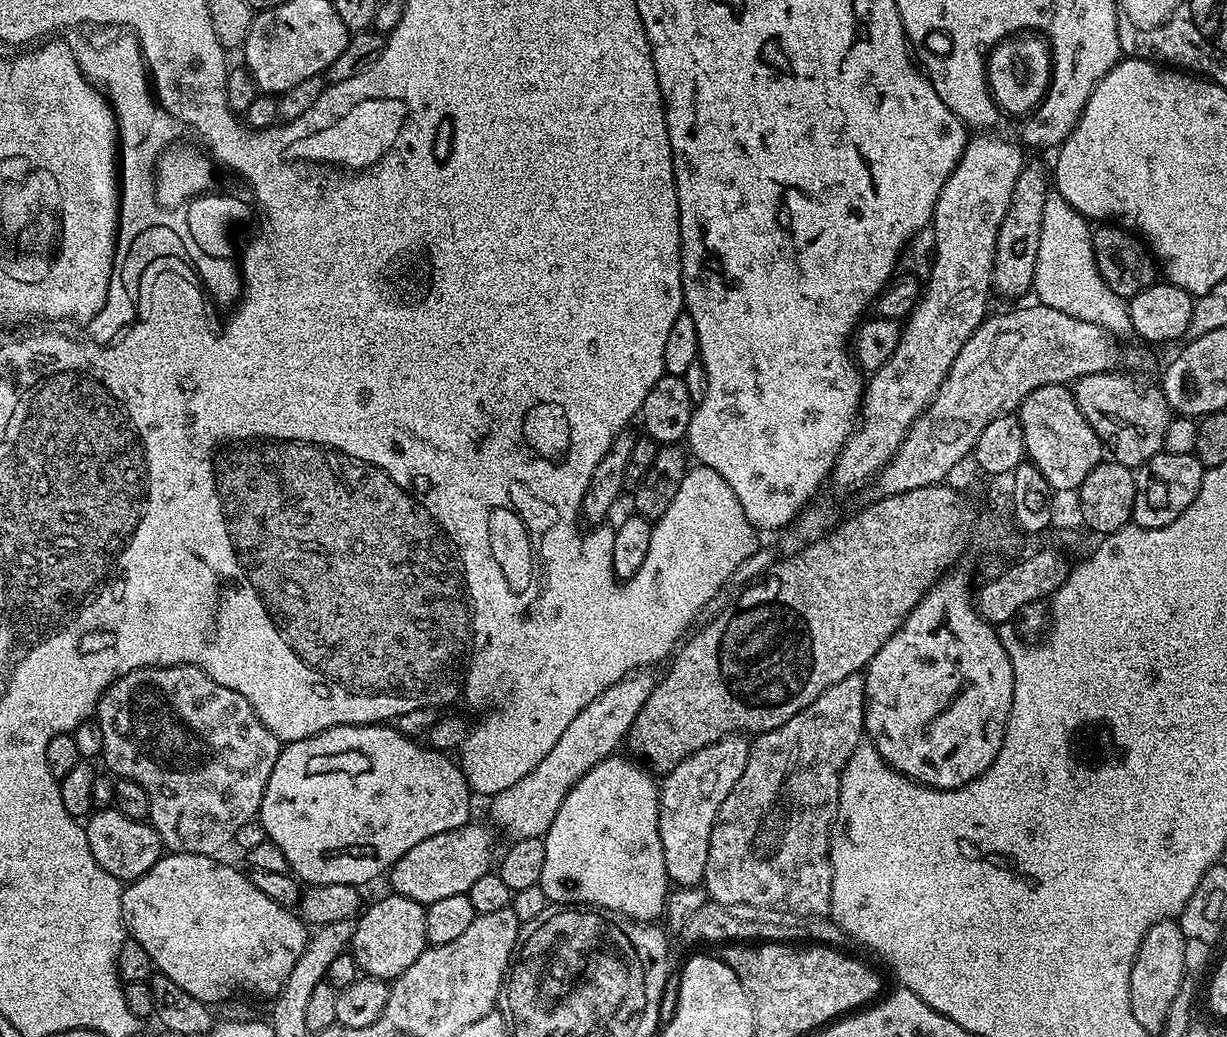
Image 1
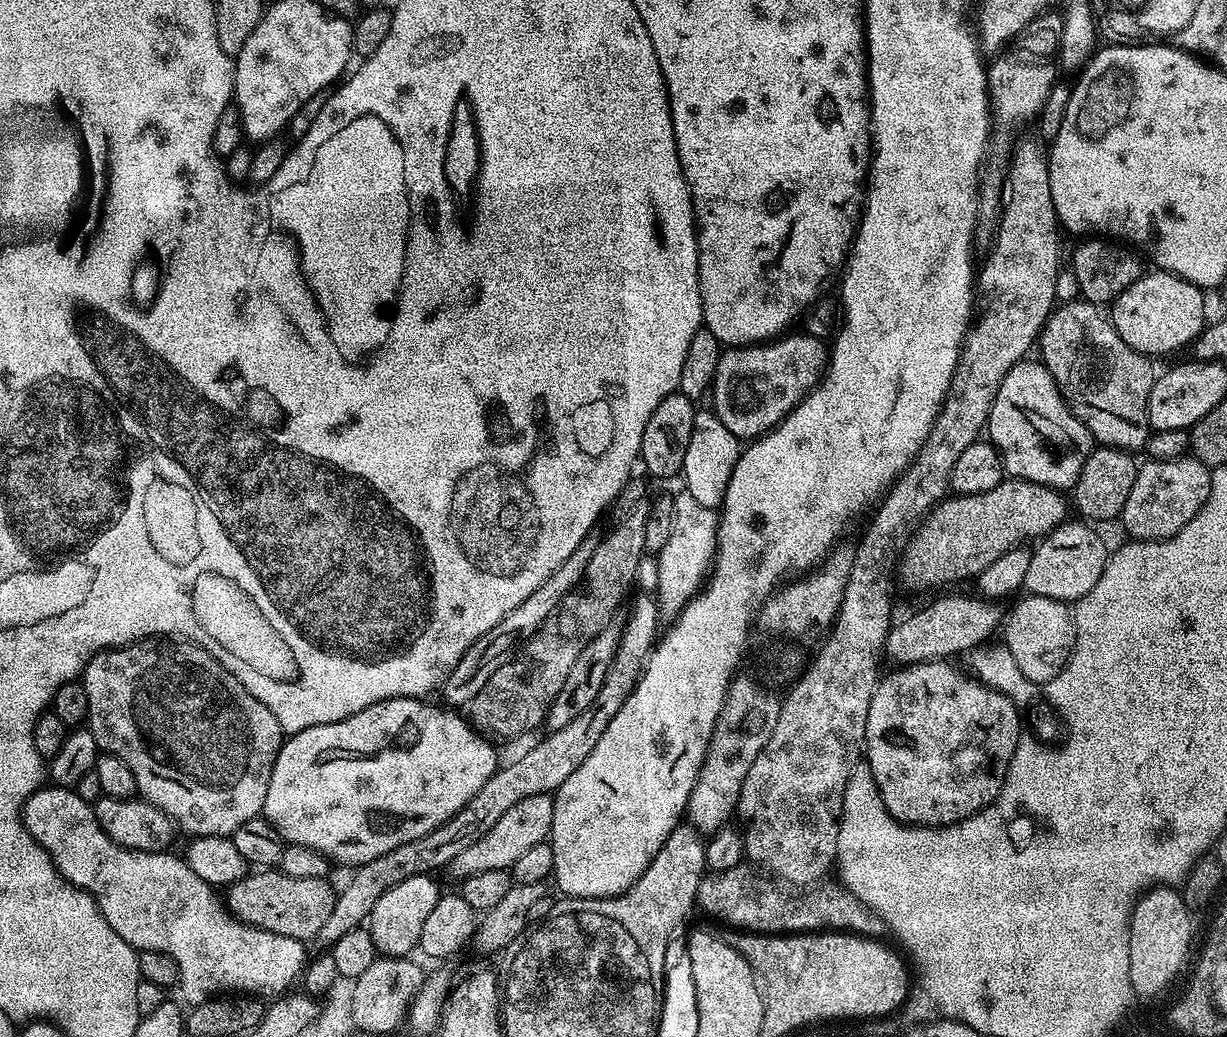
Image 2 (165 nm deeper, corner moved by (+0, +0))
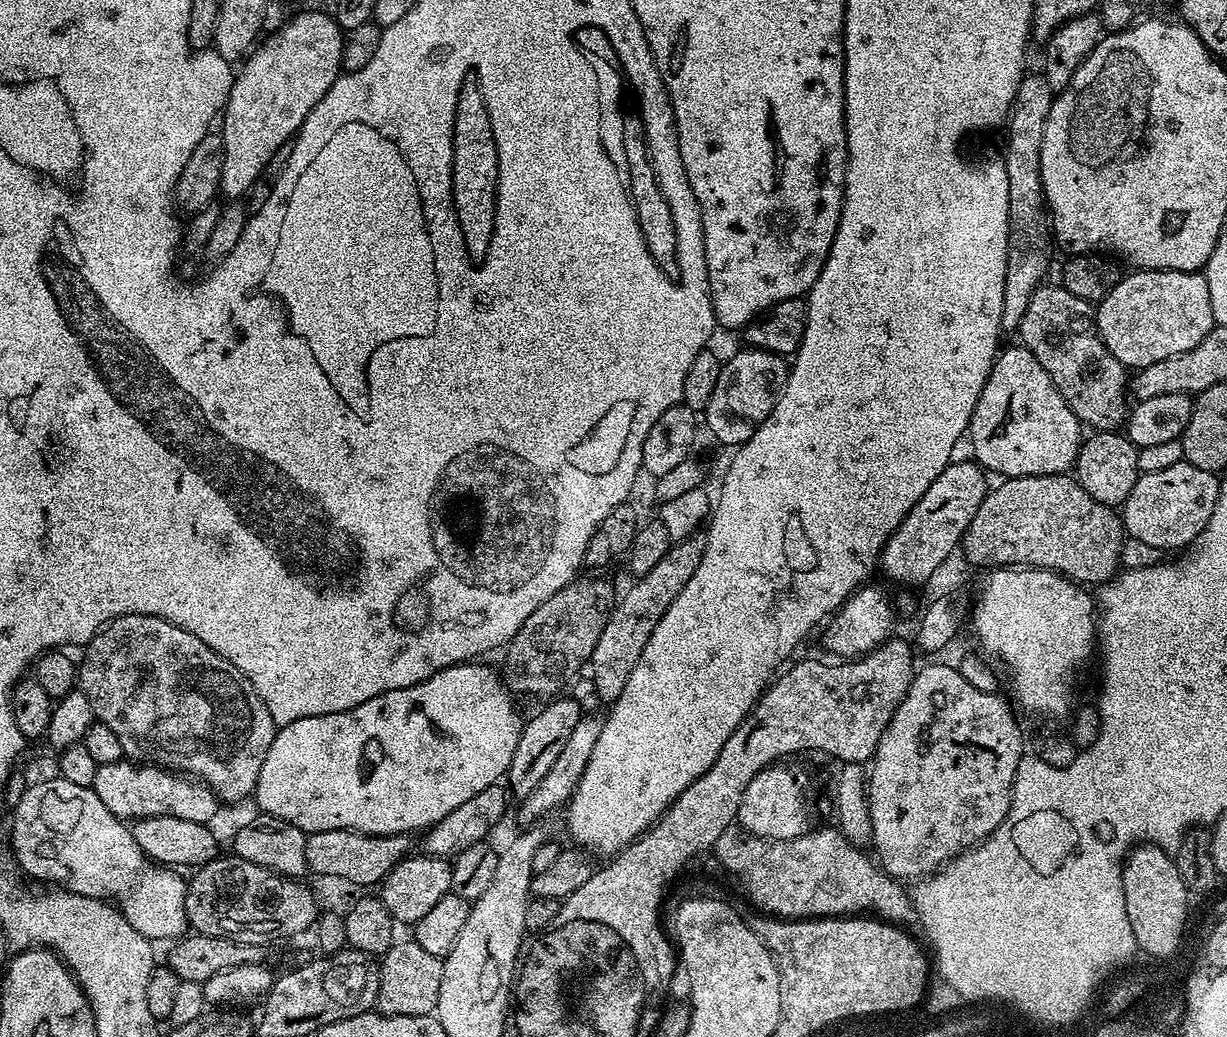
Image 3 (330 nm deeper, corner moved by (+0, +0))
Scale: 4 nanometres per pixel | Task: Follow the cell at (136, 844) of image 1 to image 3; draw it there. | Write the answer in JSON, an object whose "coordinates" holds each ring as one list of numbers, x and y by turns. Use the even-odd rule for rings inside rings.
{"coordinates":[[127,758,99,765,91,788,102,806,125,822,141,820,147,816,186,818,186,822,208,824,216,816,218,801,212,789,201,780,174,772,147,762,133,762]]}

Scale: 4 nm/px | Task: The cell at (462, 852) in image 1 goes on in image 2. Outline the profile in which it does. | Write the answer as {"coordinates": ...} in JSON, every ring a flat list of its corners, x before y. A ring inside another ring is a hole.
{"coordinates":[[534,794,510,806,510,810,506,810,506,814,502,814,502,818,498,818,498,822,494,822,494,826,490,826,490,830,478,838,478,842,466,846,466,850,452,860,450,872,457,876,457,881,462,882,467,876,482,874,485,870,510,870,514,862,526,854,526,850,545,843,551,837,554,822,552,802,551,795]]}

